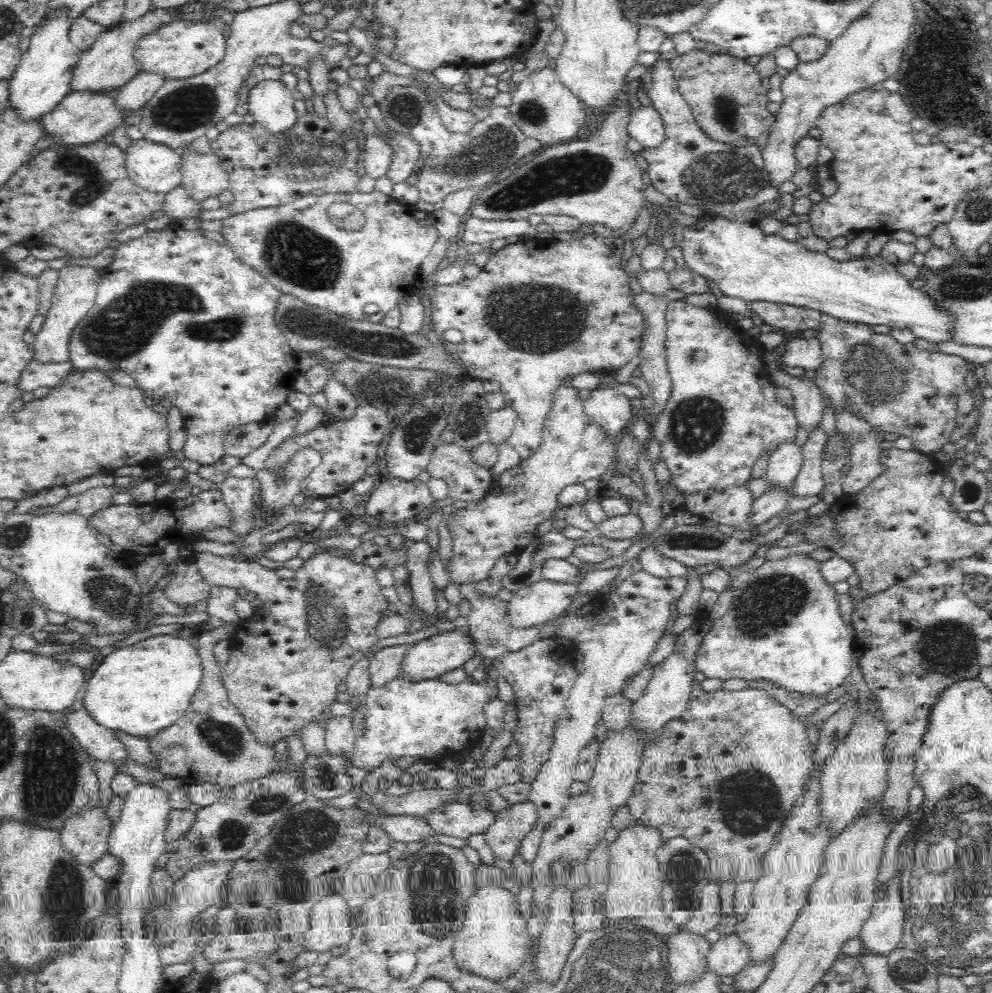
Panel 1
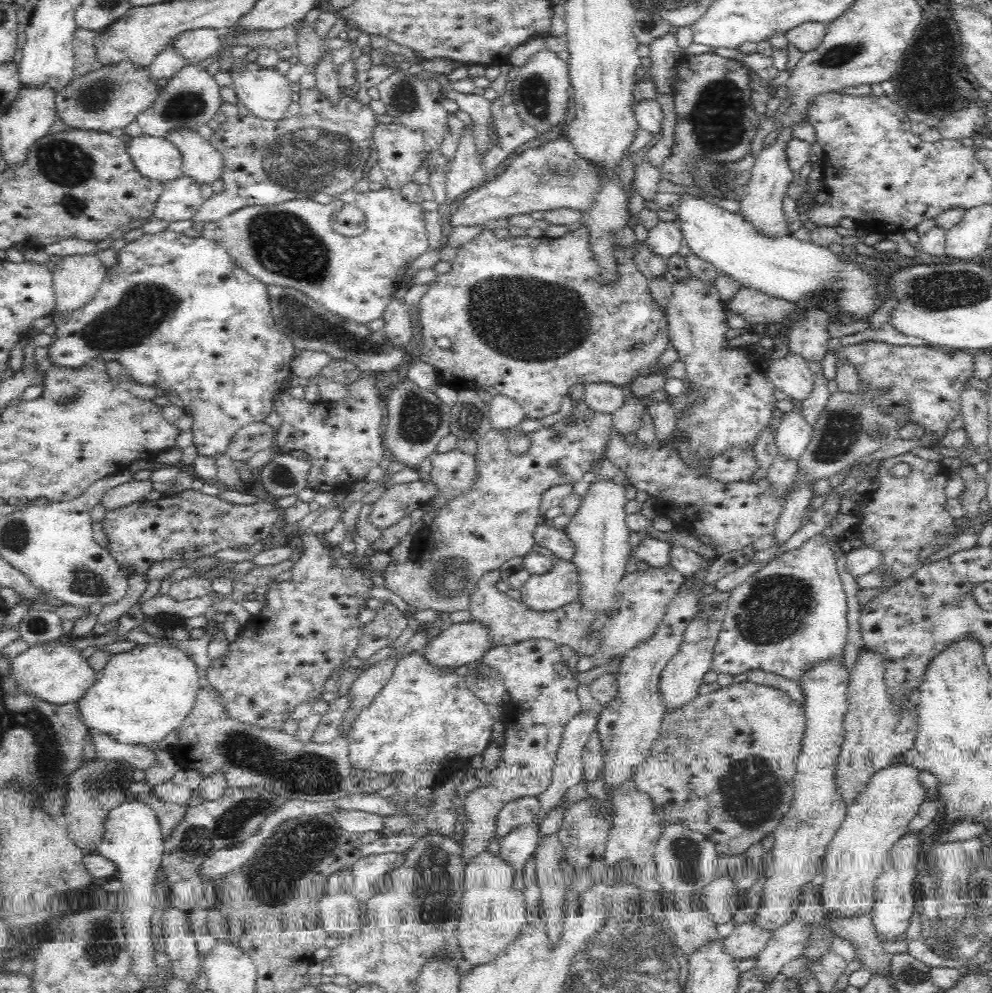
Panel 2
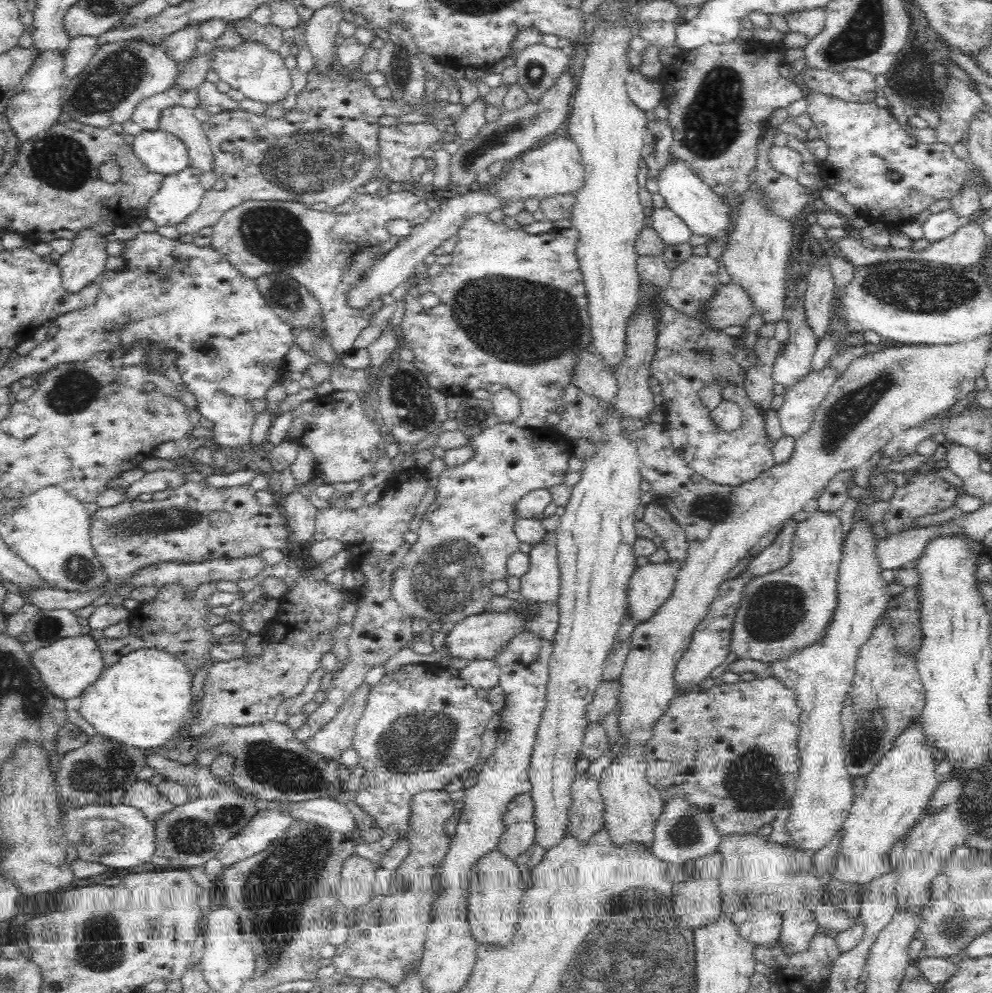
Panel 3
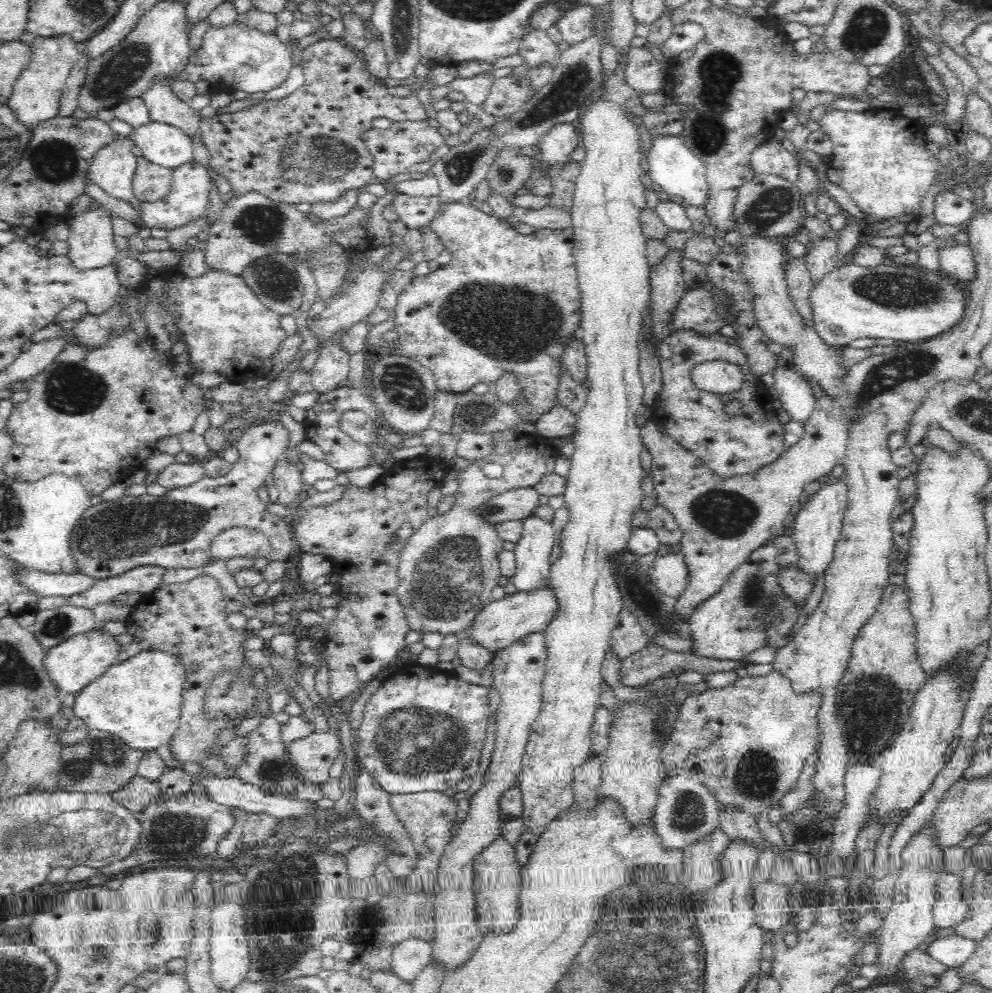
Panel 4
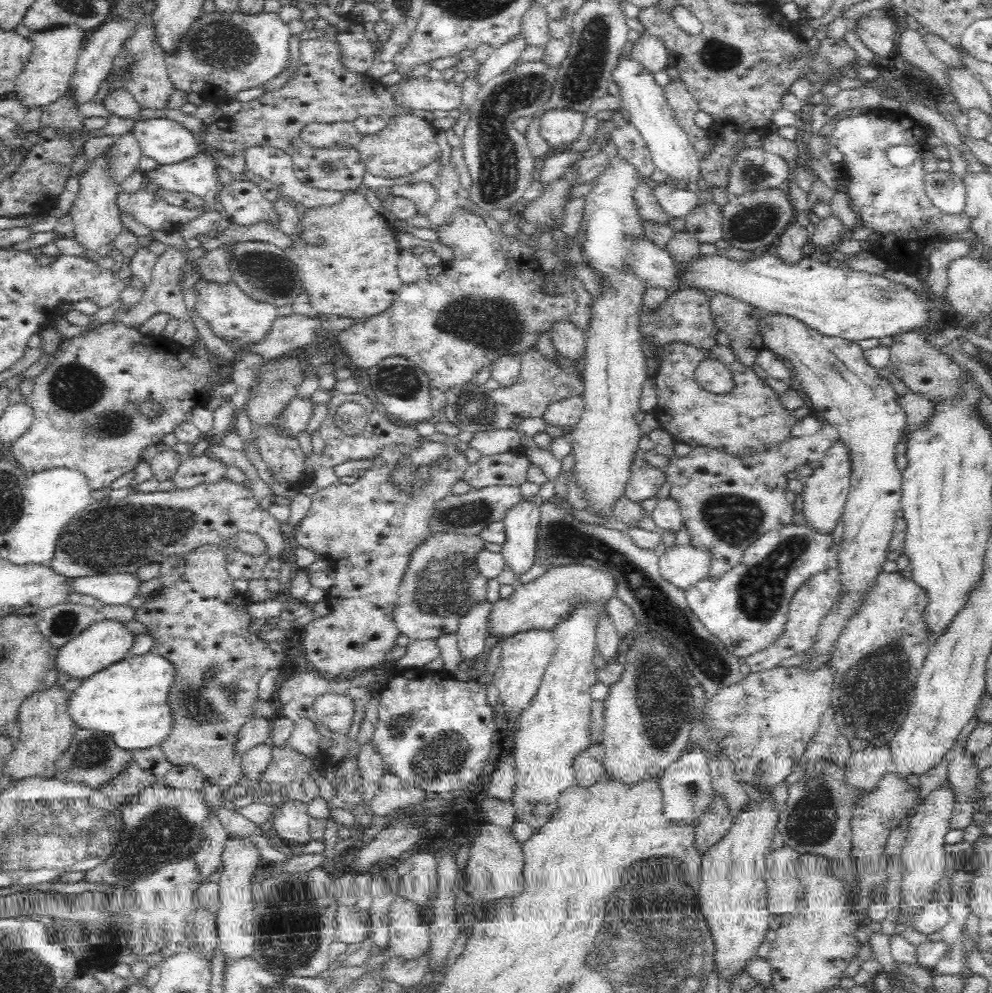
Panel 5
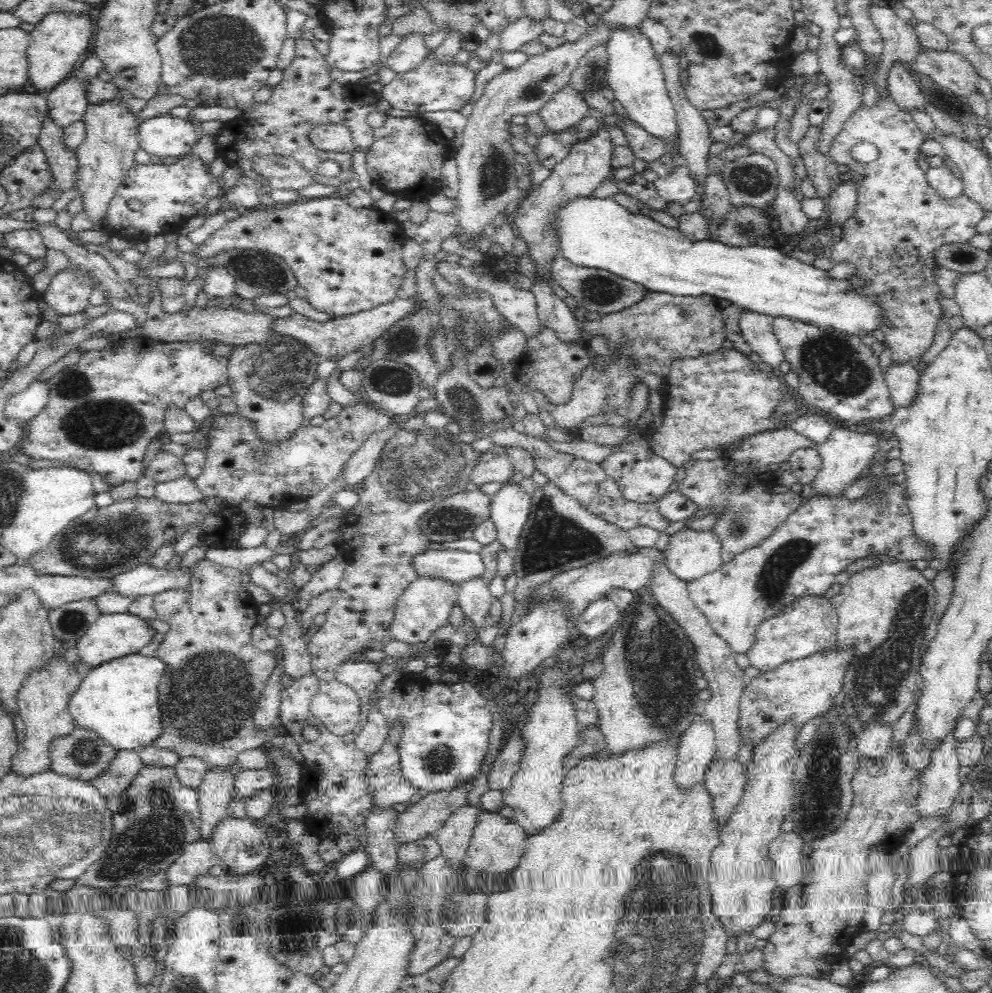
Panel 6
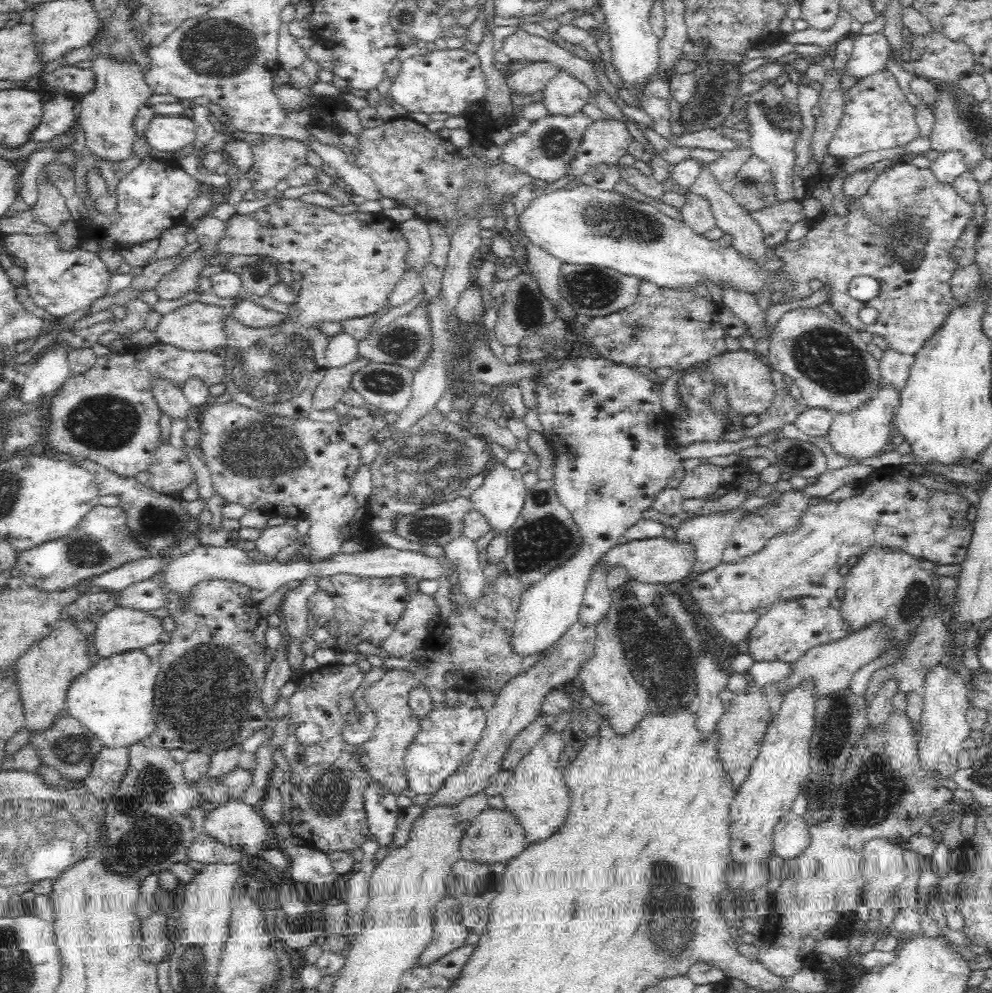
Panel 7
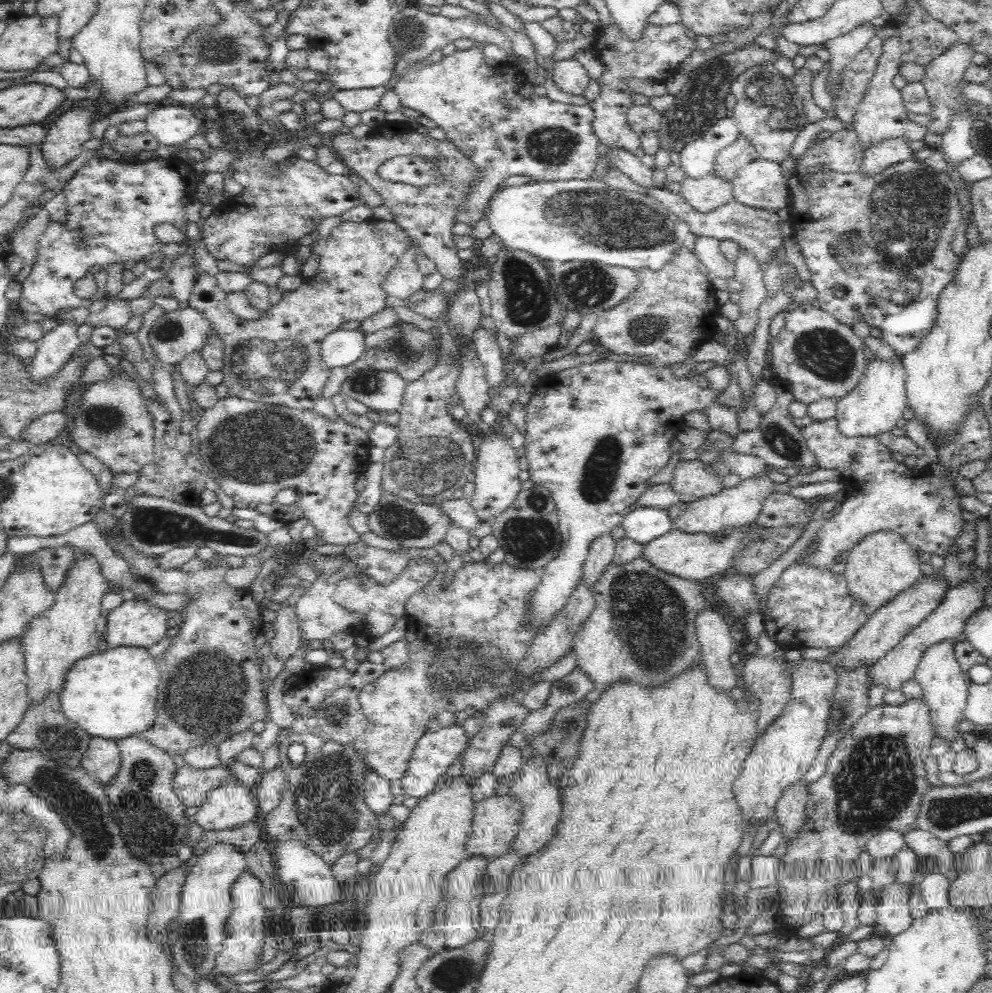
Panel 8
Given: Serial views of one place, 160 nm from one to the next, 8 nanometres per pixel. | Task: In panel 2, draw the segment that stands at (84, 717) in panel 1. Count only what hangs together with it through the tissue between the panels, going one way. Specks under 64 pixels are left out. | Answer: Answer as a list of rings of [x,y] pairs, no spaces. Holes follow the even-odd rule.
[[[89,728],[87,733],[88,742],[94,746],[97,758],[108,764],[127,764],[134,771],[156,764],[156,753],[148,745],[121,743],[96,728]]]

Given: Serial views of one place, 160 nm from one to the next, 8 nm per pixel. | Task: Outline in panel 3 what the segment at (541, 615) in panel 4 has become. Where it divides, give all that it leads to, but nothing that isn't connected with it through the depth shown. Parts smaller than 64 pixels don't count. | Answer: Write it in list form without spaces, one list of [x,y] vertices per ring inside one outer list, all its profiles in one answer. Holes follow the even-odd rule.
[[[481,613],[463,618],[445,636],[446,650],[451,658],[458,660],[493,660],[493,658],[508,644],[508,641],[520,632],[521,616],[513,613]]]

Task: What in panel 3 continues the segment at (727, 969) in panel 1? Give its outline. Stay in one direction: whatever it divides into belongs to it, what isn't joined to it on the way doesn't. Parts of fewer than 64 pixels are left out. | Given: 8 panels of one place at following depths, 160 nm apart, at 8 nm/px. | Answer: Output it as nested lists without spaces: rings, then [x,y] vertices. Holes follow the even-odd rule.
[[[749,910],[747,919],[737,925],[737,933],[744,942],[757,946],[772,946],[780,936],[782,914],[770,910]]]

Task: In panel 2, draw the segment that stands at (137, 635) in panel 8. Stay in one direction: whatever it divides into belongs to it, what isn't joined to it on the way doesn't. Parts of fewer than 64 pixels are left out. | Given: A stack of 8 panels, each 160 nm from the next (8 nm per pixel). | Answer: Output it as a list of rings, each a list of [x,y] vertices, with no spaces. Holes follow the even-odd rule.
[[[46,643],[30,646],[16,657],[10,658],[9,677],[22,694],[54,706],[64,706],[77,703],[86,694],[95,681],[96,672],[87,663],[87,659],[82,657],[81,652]]]

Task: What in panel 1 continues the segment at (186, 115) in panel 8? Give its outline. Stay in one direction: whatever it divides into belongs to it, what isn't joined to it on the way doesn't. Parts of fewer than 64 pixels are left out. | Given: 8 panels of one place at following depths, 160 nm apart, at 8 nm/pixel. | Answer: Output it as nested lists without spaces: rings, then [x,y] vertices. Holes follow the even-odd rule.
[[[132,140],[125,150],[128,178],[140,189],[167,195],[182,184],[182,156],[166,145]]]

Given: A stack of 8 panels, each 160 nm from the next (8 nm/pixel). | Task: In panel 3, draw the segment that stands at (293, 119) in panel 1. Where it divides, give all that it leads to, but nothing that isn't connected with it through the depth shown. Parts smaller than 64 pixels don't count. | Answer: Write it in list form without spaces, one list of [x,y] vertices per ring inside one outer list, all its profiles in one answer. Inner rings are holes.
[[[244,41],[235,47],[216,47],[216,58],[210,64],[210,69],[219,75],[222,82],[229,84],[230,88],[240,90],[248,100],[266,106],[282,102],[292,92],[290,70],[284,64],[284,59],[278,52],[272,52],[257,42]]]

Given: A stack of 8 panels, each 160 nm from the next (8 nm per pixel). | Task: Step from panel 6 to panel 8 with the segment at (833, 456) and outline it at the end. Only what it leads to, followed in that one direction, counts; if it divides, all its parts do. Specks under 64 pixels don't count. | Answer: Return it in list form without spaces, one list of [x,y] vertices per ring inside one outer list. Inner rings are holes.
[[[901,356],[901,362],[897,363],[896,365],[888,365],[888,363],[882,363],[878,360],[872,360],[872,362],[869,361],[869,366],[866,375],[864,376],[863,381],[860,382],[860,385],[851,394],[848,394],[848,397],[842,398],[842,400],[840,400],[836,404],[836,413],[834,417],[837,422],[838,432],[844,438],[878,438],[880,434],[886,434],[886,432],[895,430],[897,426],[902,424],[902,414],[904,414],[904,409],[906,408],[907,404],[907,393],[904,383],[904,367],[902,367],[902,359],[903,356]]]

